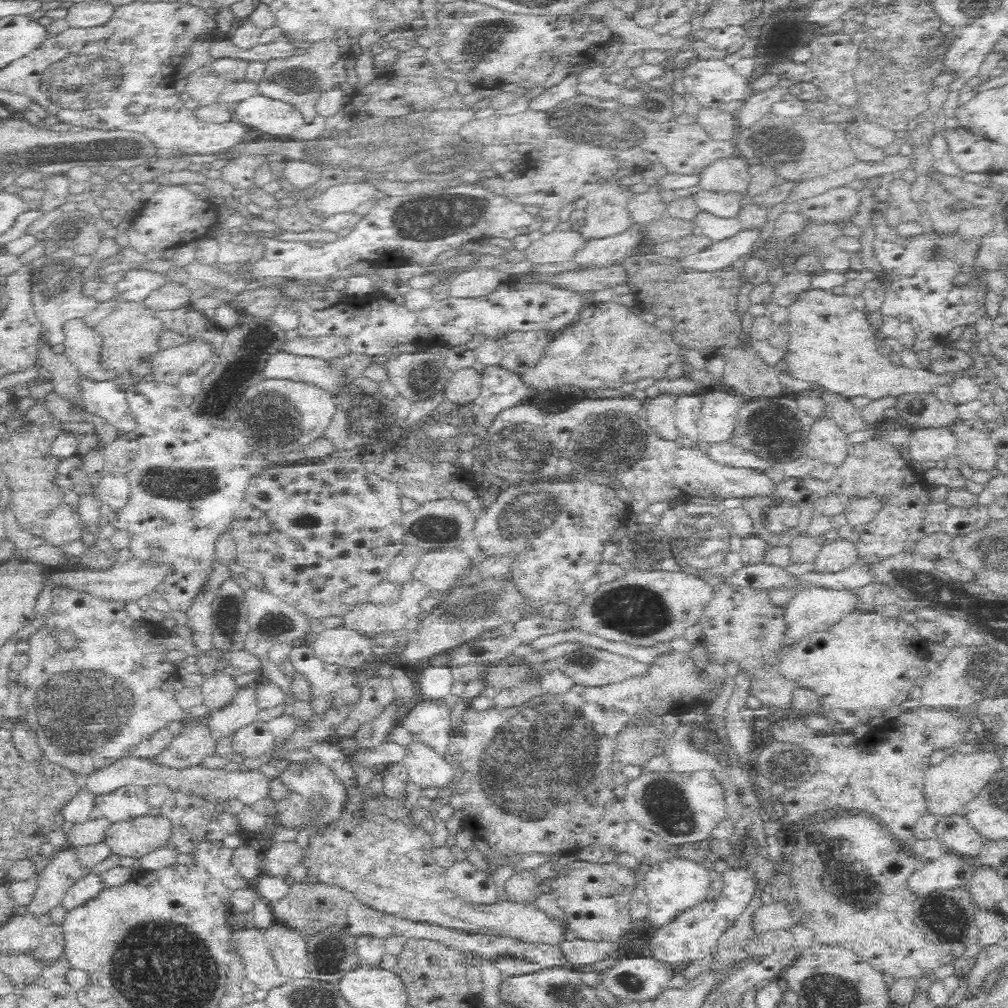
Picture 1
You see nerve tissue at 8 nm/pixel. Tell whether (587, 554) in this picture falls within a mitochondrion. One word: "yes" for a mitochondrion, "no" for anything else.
no

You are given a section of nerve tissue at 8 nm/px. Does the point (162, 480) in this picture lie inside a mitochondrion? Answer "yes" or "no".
yes

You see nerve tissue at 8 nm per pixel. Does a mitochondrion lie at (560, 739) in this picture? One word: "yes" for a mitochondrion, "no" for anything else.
yes

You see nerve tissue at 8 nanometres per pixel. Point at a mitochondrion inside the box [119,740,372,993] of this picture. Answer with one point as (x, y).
(317, 806)

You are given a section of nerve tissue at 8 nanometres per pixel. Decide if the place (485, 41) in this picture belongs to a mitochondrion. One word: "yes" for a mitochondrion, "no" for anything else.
yes

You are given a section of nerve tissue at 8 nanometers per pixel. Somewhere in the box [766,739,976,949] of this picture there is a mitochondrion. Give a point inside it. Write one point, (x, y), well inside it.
(860, 893)

